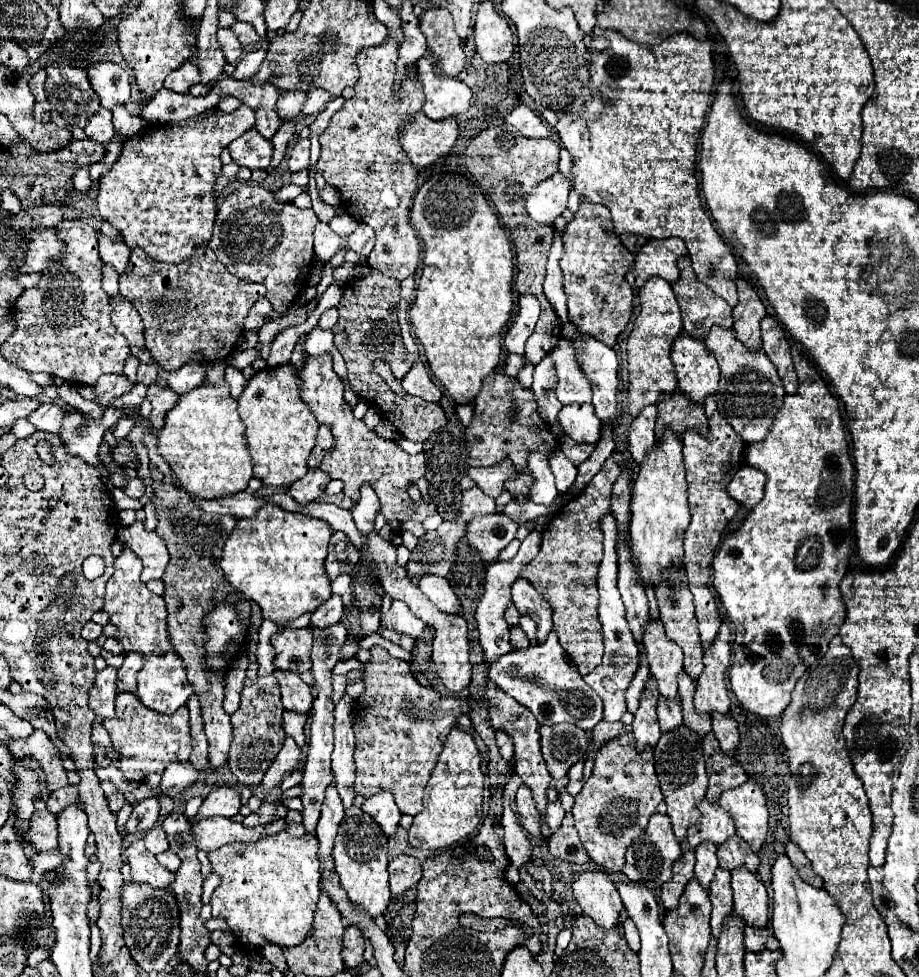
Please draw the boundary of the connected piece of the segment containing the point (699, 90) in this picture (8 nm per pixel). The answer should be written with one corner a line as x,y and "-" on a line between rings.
599,26
593,28
591,34
585,36
585,42
591,42
595,40
597,36
603,36
609,40
609,48
603,50
603,52
597,52
591,48
591,88
599,90
603,96
607,96
609,100
613,100
612,106
606,106
598,97
591,99
591,96
587,96
587,102
585,103
585,110
583,112
577,112
573,114
573,110
567,110
565,114
561,114
559,118
559,130
561,130
561,138
563,138
563,146
575,156
575,172
573,172
573,178
575,178
575,188
579,190
581,196
589,198
591,202
599,202
599,204
605,204
609,210
611,210
611,218
613,218
613,226
615,226
615,234
639,234
639,236
645,236
645,238
663,238
663,236
677,236
677,238
683,238
685,244
687,244
687,250
689,250
689,258
693,262
693,270
695,270
695,276
707,286
711,288
717,296
721,296
729,306
735,306
737,304
737,286
735,286
735,280
737,280
737,262
735,262
735,256
731,254
731,250
727,248
727,244
721,240
721,236
717,234
717,230
713,228
713,222
709,220
709,216
705,214
703,206
701,206
701,200
699,200
699,194
697,194
697,178
695,178
695,148
697,148
697,140
699,140
699,134
703,130
703,124
705,124
705,114
707,114
707,108
711,106
713,102
713,96
711,96
711,90
713,90
713,82
715,82
715,66
713,66
712,49
709,40
695,40
691,34
687,32
681,32
681,34
675,34
671,38
667,38
663,44
659,46
639,46
627,38
623,38
623,34
615,32
615,30
603,30

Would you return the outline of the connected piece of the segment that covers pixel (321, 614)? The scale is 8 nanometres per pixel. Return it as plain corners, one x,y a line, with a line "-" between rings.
333,594
329,600
325,600
311,614
311,626
315,626
315,628
327,628
327,626
337,624
341,620
341,616
343,616
343,600

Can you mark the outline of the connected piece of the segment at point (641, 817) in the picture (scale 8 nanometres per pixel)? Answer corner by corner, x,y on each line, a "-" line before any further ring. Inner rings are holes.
625,732
601,746
591,778
575,796
571,812
583,848
595,864
611,872
623,870
627,848
645,832
649,816
653,816
663,802
654,763
651,748
639,754
635,750
635,738
631,732

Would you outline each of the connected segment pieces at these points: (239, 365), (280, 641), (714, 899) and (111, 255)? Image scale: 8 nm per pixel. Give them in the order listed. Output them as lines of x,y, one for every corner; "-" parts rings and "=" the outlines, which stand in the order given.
243,350
243,352
235,352
235,354
231,356
229,364
231,364
231,366
235,366
237,370
243,370
245,366
253,364
253,360
255,360
257,356
259,356
259,354
257,354
257,350
=
283,628
271,636
271,644
275,648
275,666
279,670
291,672
311,670
311,646
313,646
311,628
299,630
=
717,870
711,882
709,898
713,904
711,912
711,932
715,938
719,938
723,920
733,912
733,894
731,894
731,882
729,882
729,872
727,870
=
99,234
99,252
101,252
101,260
105,264
111,264
117,270
117,274
123,274
123,270
129,264
129,254
131,254
127,244
111,242
107,236

